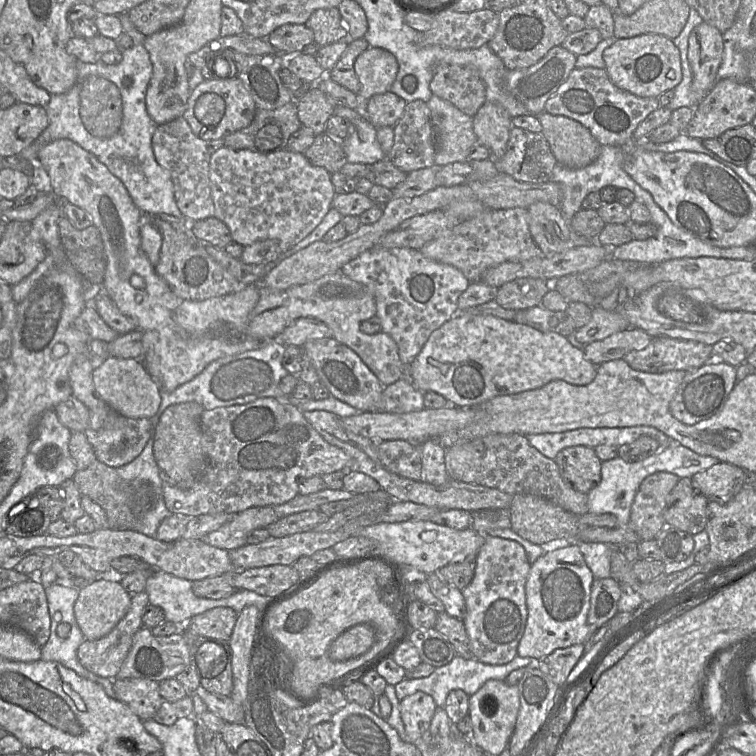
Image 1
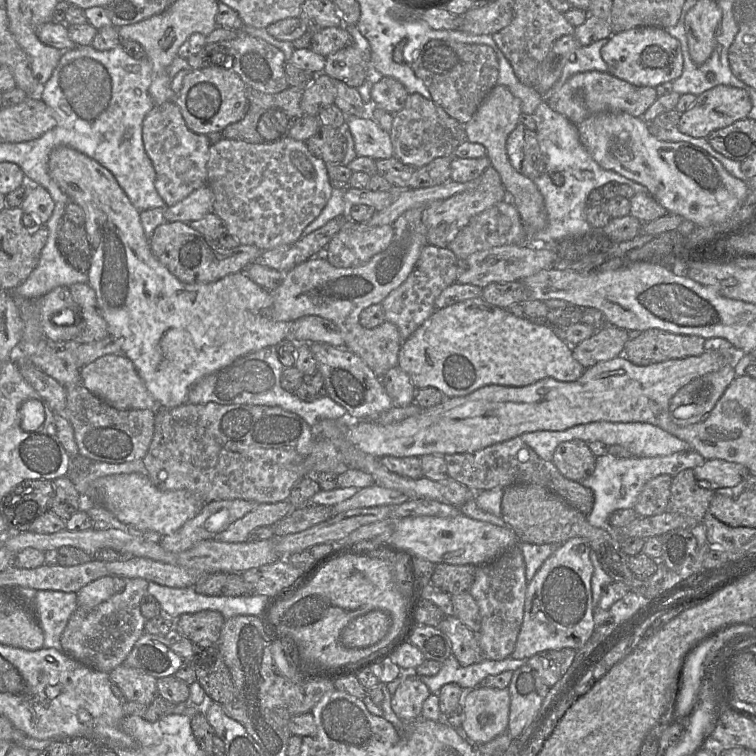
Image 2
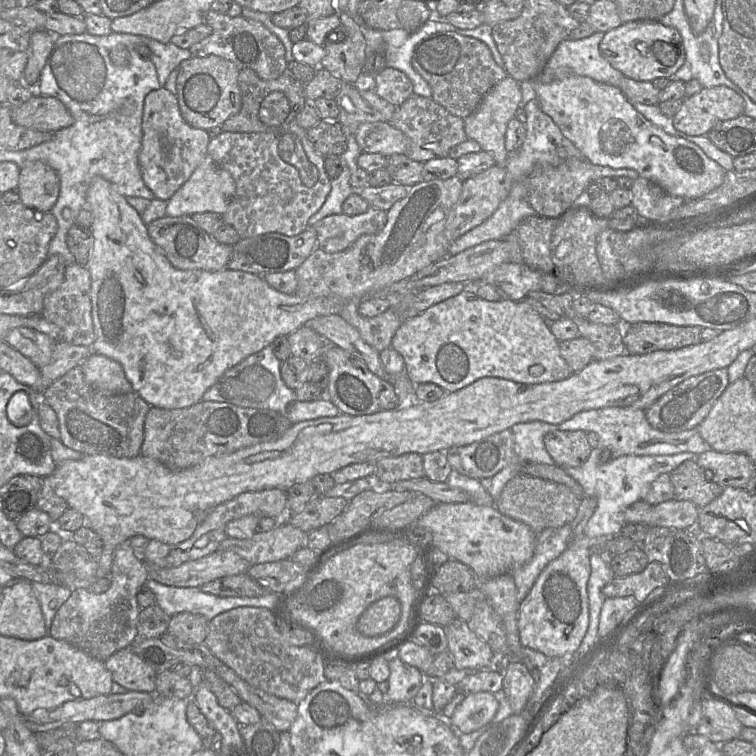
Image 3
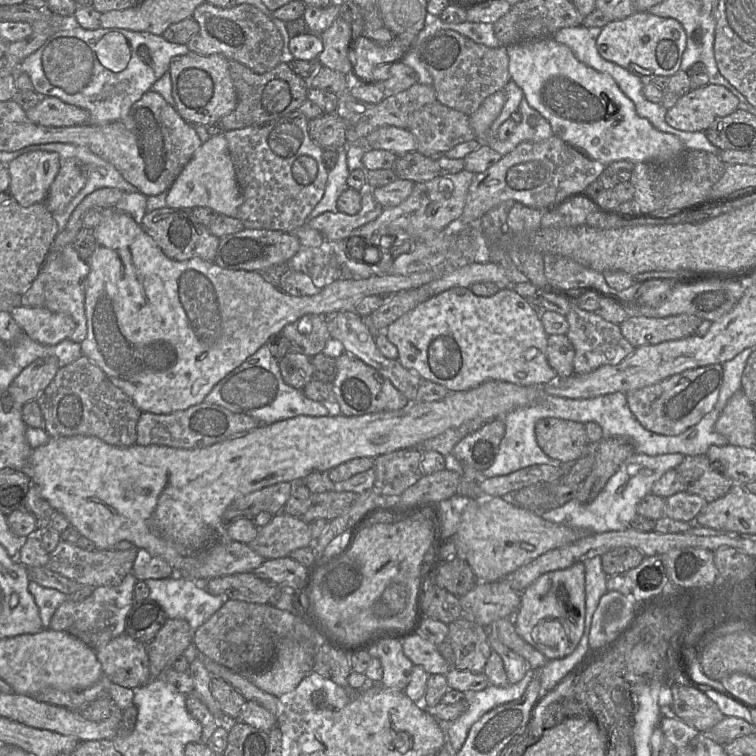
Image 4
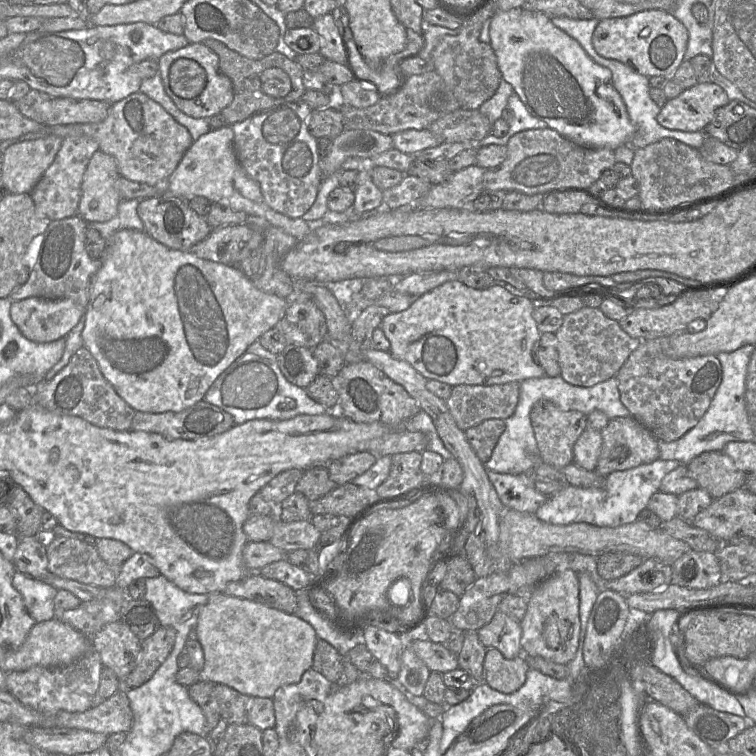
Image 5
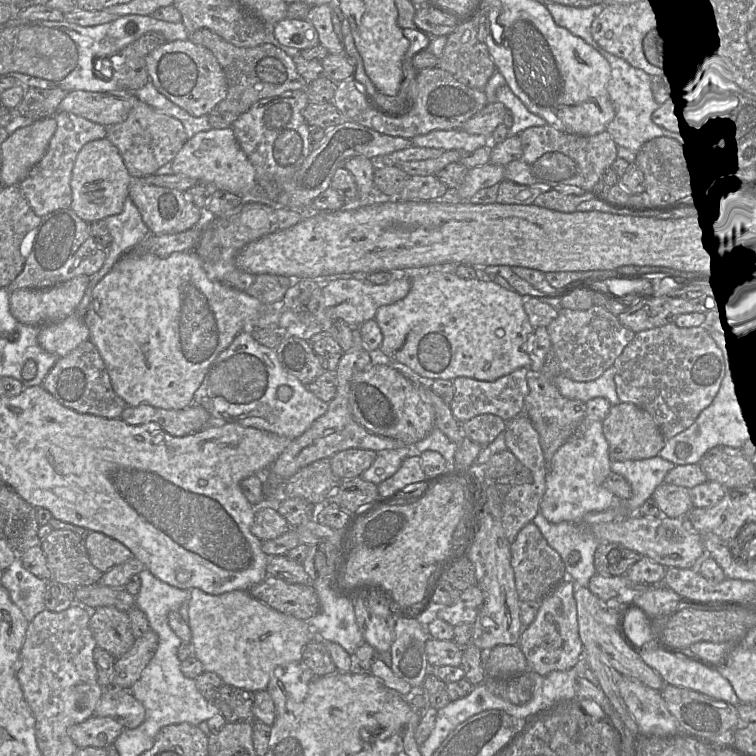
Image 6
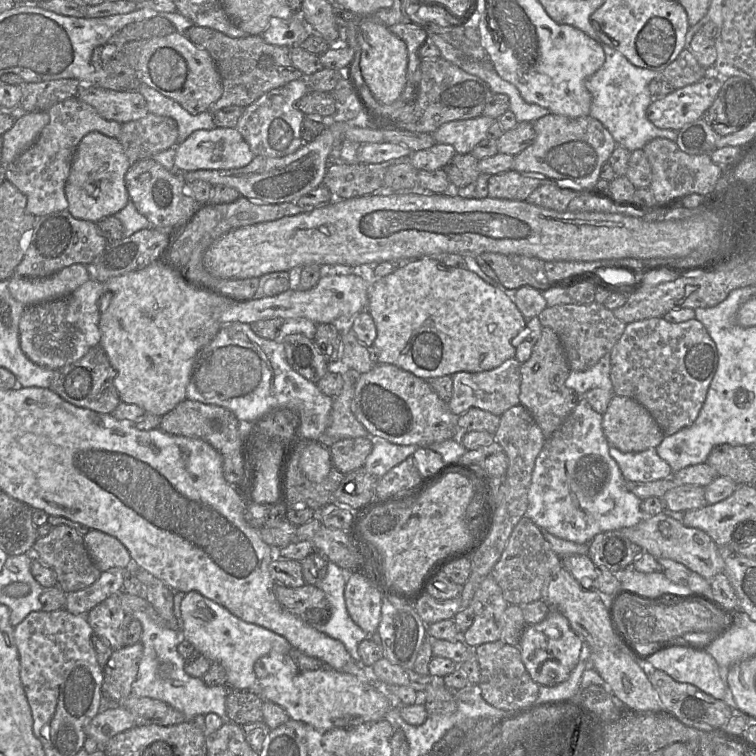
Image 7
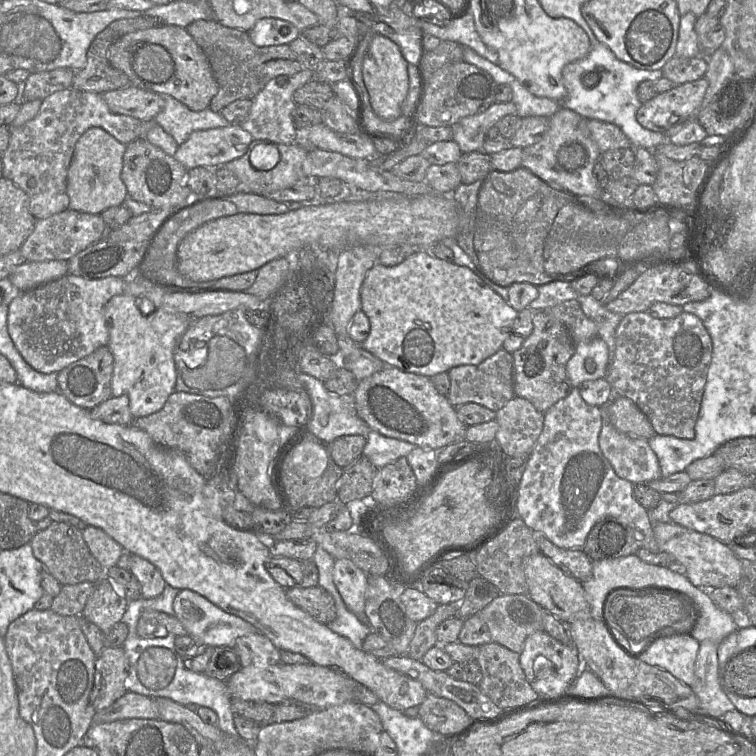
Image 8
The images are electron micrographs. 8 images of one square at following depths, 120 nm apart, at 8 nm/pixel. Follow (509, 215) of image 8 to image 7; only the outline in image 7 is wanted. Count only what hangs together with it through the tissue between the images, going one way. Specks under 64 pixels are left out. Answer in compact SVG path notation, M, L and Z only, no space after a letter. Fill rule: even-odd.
M509 170L500 174L490 175L488 198L526 201L528 196L538 187L555 182L558 181ZM486 252L479 256L496 273L498 281L506 289L517 290L523 286L530 286L542 293L551 286L559 286L565 289L569 288L564 283L565 280L557 283L539 283L528 270L518 264L512 263L511 259L504 254Z

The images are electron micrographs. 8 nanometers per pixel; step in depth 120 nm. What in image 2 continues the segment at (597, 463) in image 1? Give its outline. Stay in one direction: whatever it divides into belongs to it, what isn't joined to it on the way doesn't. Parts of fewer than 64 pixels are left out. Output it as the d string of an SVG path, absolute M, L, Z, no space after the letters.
M582 440L565 441L556 447L552 462L566 478L581 482L595 470L596 457Z

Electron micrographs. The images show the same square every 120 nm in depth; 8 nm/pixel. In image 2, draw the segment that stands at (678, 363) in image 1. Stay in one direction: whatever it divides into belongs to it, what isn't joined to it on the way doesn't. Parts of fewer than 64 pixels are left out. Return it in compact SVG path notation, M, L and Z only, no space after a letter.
M659 329L633 333L622 355L638 366L647 366L671 359L699 356L706 339L699 336L680 335Z

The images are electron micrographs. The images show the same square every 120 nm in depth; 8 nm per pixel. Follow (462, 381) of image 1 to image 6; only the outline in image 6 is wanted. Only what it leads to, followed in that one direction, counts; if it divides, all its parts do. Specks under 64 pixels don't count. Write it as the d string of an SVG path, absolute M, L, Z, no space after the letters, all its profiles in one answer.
M432 272L411 277L409 293L396 303L381 306L374 317L383 340L379 350L390 359L405 365L426 379L451 380L468 377L493 382L519 368L529 368L527 343L534 327L523 307L523 297L490 279L463 279L454 272Z

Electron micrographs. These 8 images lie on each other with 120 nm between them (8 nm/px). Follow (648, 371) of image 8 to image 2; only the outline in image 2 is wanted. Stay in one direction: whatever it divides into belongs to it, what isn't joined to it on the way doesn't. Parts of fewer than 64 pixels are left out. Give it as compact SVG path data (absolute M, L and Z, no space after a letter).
M733 362L707 373L683 386L671 399L671 420L688 426L703 420L735 379Z

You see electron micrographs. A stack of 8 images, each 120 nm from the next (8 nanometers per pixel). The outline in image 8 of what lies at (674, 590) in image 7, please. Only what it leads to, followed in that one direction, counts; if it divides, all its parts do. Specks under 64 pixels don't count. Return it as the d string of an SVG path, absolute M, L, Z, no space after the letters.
M637 554L628 556L592 561L592 574L582 582L586 599L590 605L591 616L596 620L602 620L604 614L604 603L608 594L616 588L644 588L645 591L655 587L679 586L688 590L690 595L696 595L695 586L686 576L679 572L673 571L668 567L649 564L641 560Z

